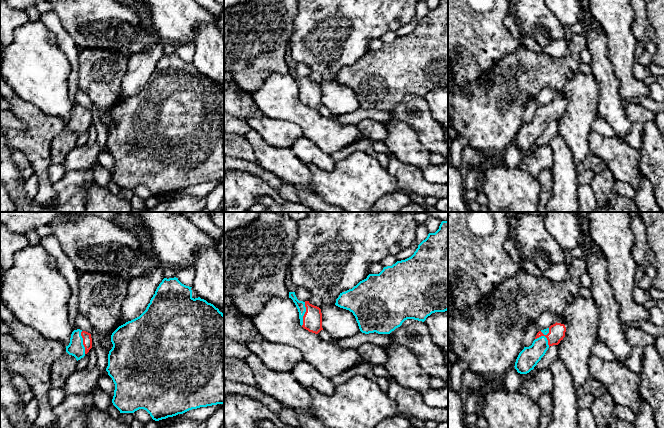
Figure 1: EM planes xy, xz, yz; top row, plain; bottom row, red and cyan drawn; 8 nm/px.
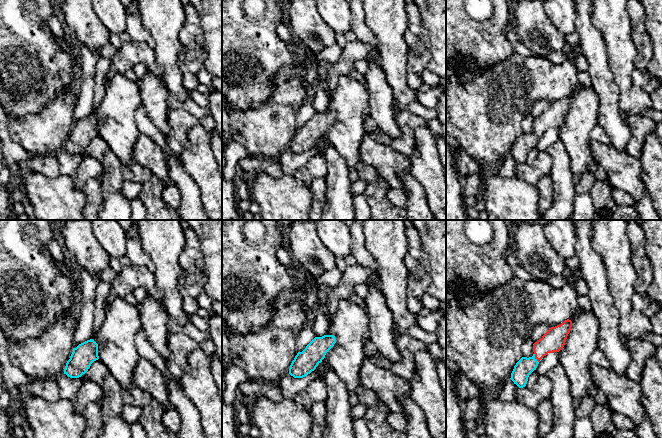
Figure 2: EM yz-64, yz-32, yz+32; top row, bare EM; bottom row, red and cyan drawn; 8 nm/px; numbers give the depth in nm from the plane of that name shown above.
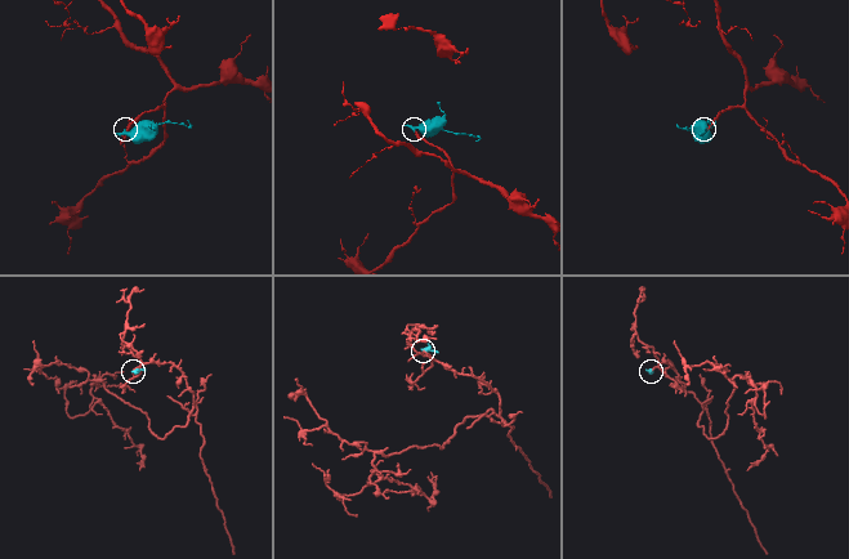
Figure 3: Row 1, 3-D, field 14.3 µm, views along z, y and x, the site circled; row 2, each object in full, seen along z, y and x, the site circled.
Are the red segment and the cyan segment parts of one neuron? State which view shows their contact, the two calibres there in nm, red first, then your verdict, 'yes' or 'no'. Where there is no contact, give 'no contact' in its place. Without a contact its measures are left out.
yz | 130/160 nm | yes

